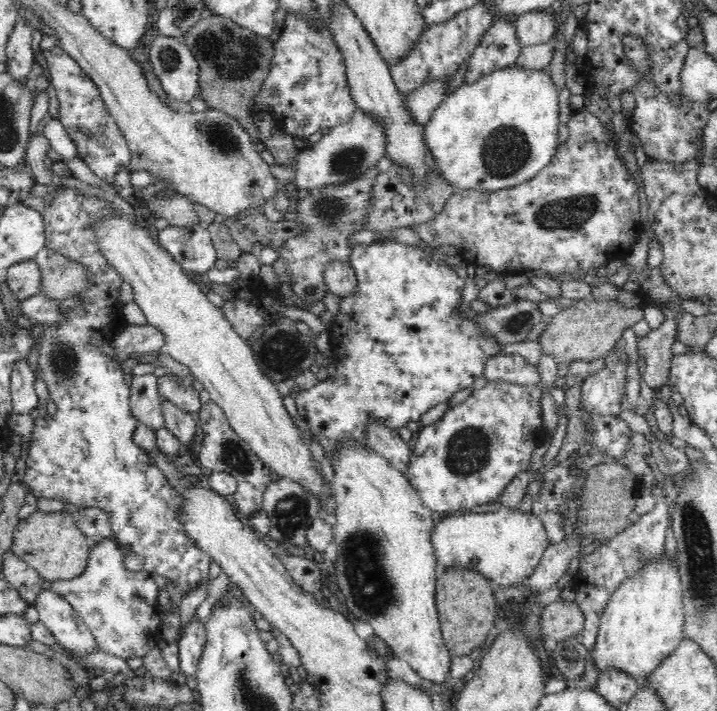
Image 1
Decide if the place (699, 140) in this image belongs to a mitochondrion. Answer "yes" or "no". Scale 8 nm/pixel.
no

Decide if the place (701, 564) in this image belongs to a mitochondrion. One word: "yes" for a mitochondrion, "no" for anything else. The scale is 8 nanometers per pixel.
yes

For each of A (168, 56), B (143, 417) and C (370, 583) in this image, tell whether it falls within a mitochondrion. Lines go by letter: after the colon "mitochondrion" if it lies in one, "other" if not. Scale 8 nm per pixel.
A: mitochondrion
B: other
C: mitochondrion

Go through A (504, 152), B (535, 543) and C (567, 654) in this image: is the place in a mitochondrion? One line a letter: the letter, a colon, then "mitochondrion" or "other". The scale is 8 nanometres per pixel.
A: mitochondrion
B: other
C: mitochondrion

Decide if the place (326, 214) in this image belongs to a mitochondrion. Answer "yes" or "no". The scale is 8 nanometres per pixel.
yes

